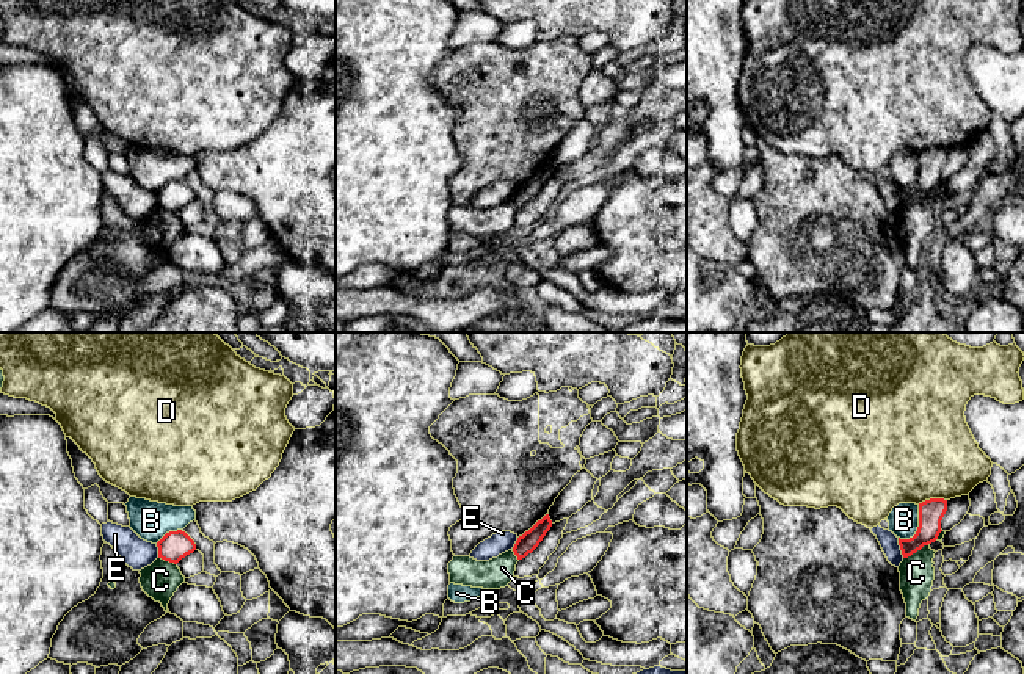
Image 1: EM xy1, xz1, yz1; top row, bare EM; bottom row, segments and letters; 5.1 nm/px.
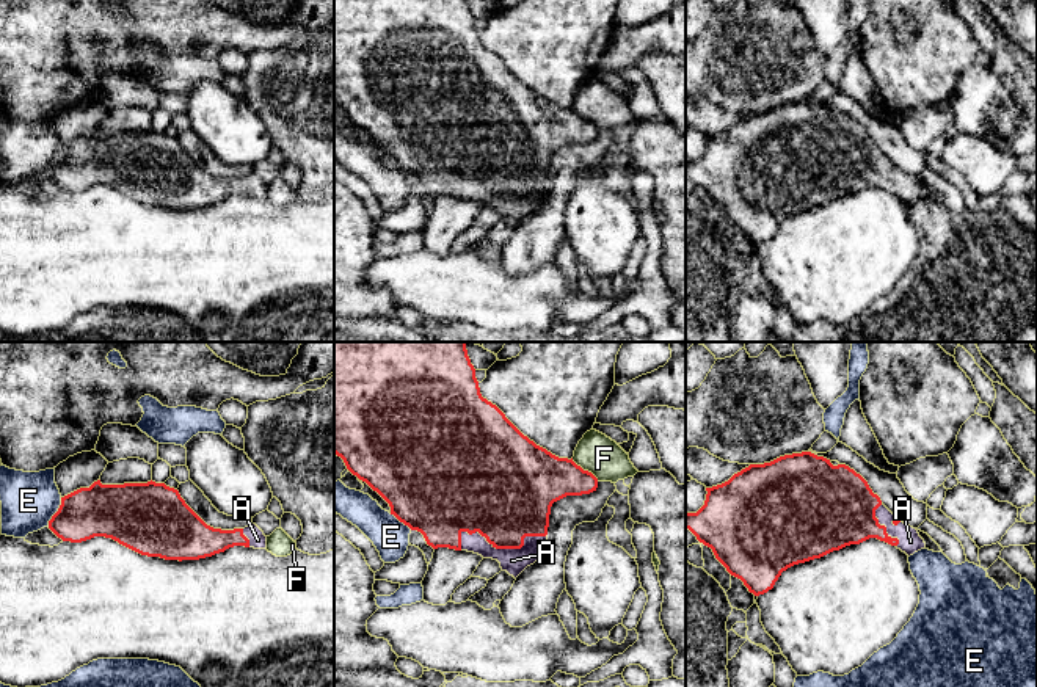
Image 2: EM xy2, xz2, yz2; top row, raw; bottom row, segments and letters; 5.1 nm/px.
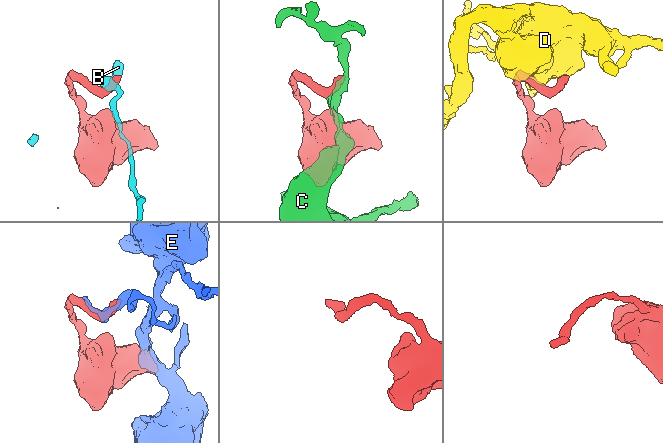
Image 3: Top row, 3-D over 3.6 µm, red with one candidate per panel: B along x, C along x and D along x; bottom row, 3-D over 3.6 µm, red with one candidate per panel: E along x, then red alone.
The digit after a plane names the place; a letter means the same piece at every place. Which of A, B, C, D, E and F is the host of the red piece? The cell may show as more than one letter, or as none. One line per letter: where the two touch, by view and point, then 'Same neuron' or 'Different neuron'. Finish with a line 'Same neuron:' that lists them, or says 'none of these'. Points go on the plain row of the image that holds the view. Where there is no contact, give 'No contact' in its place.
A: Touches red at xz2 (498, 196). Same neuron
B: Touches red at yz1 (918, 176). Different neuron
C: Touches red at yz1 (916, 199). Different neuron
D: Touches red at yz1 (932, 148). Different neuron
E: Touches red at xy2 (57, 160). Different neuron
F: Touches red at xz2 (585, 119). Different neuron
Same neuron: A

